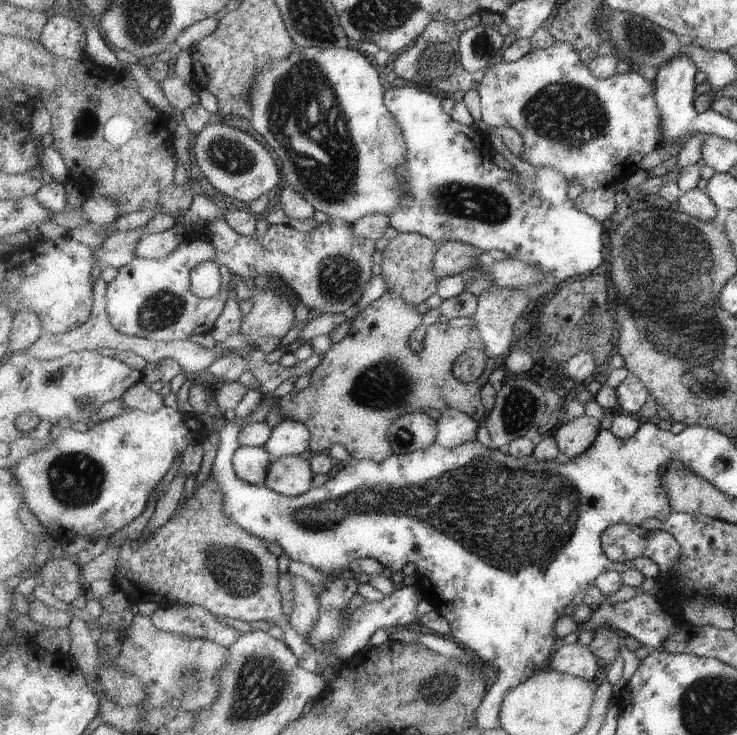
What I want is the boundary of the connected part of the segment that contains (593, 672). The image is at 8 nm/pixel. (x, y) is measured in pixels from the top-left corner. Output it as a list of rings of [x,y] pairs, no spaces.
[[[579,642],[575,644],[561,643],[547,669],[565,672],[593,682],[597,678],[597,670],[601,664],[603,664],[601,659],[591,650],[590,645]]]

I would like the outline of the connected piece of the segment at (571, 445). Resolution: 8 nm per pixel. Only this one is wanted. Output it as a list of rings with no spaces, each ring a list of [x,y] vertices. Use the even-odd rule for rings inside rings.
[[[587,415],[559,424],[552,432],[563,454],[581,456],[599,438],[601,421]]]

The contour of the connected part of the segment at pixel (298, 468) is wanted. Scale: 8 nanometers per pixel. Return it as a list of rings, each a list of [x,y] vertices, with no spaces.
[[[289,454],[270,464],[263,484],[283,496],[295,497],[311,490],[313,476],[309,455]]]

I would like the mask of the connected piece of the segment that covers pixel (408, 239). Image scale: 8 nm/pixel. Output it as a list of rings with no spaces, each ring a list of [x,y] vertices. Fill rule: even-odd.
[[[399,233],[394,239],[390,240],[384,248],[382,254],[383,280],[387,284],[389,291],[403,296],[409,304],[421,304],[427,302],[431,296],[439,292],[439,276],[435,272],[435,254],[439,243],[427,236],[417,233]]]

